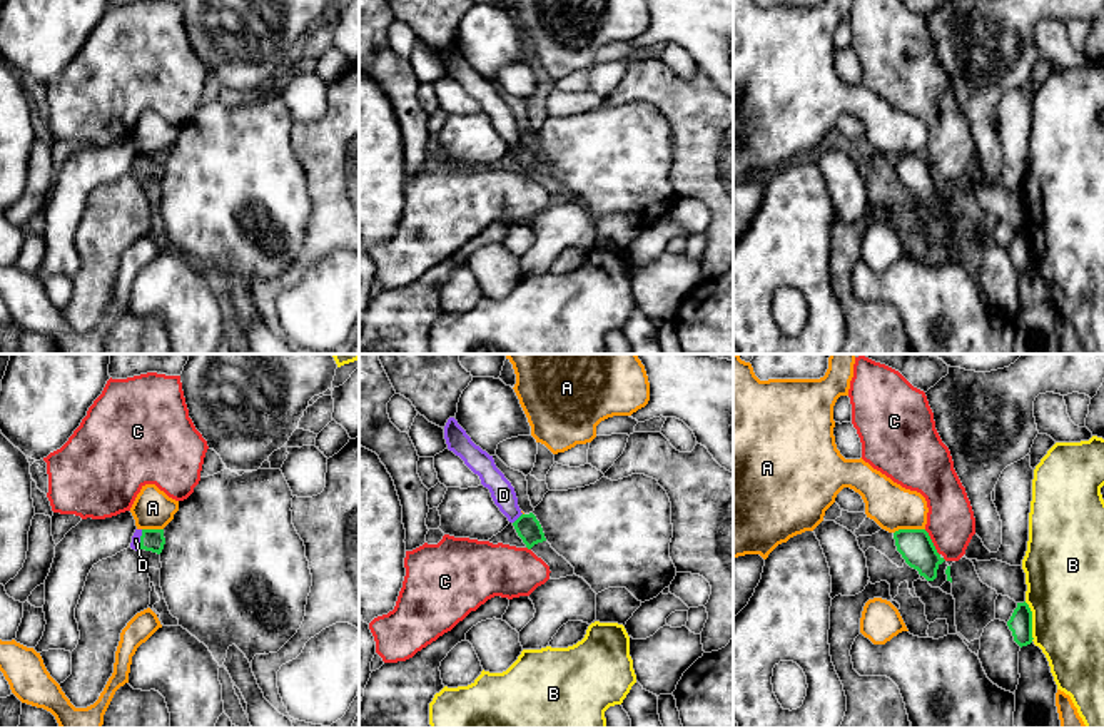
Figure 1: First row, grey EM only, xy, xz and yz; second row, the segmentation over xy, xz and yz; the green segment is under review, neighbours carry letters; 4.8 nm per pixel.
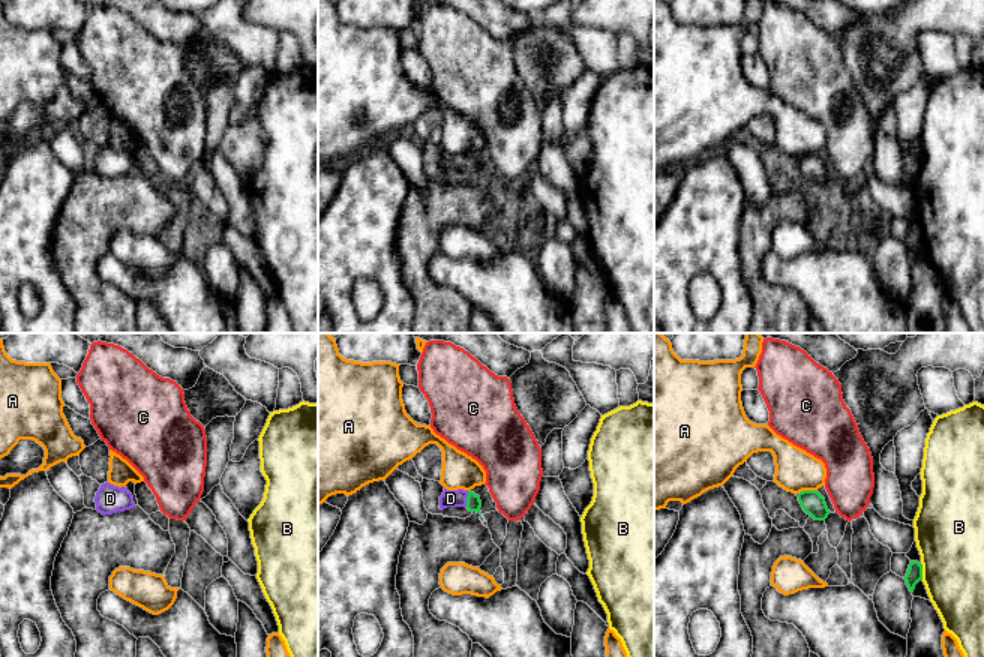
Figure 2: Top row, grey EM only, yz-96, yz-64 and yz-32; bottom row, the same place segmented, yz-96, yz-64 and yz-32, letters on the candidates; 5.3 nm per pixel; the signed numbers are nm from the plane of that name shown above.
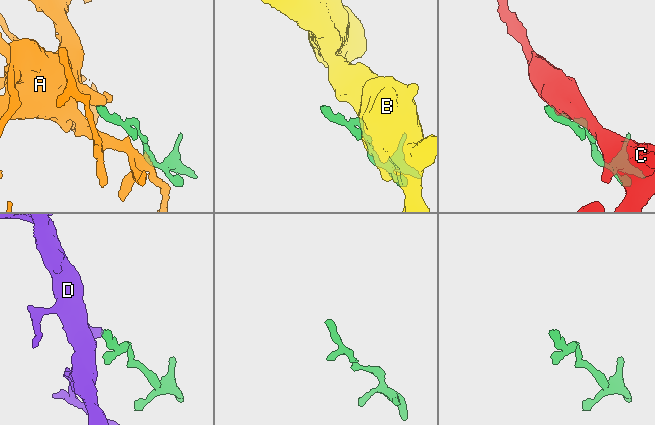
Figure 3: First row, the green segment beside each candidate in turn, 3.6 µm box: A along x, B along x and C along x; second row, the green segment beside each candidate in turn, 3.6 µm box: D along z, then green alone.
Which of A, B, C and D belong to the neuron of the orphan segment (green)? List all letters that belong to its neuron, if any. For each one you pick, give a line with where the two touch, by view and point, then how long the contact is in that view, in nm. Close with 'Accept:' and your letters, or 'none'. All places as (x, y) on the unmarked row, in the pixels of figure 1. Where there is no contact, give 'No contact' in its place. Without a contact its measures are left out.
D: Touches green at xy (141, 166). Shared border 100 nm
Accept: D

